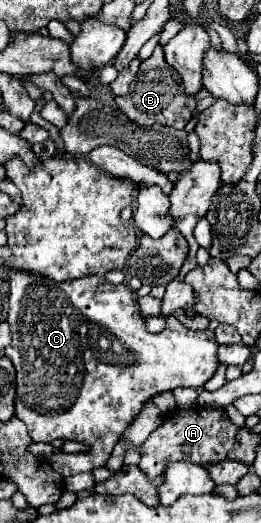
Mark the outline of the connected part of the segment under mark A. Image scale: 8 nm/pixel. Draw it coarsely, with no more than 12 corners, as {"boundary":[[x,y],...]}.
{"boundary":[[223,409],[173,411],[143,443],[141,471],[219,463],[239,427]]}

